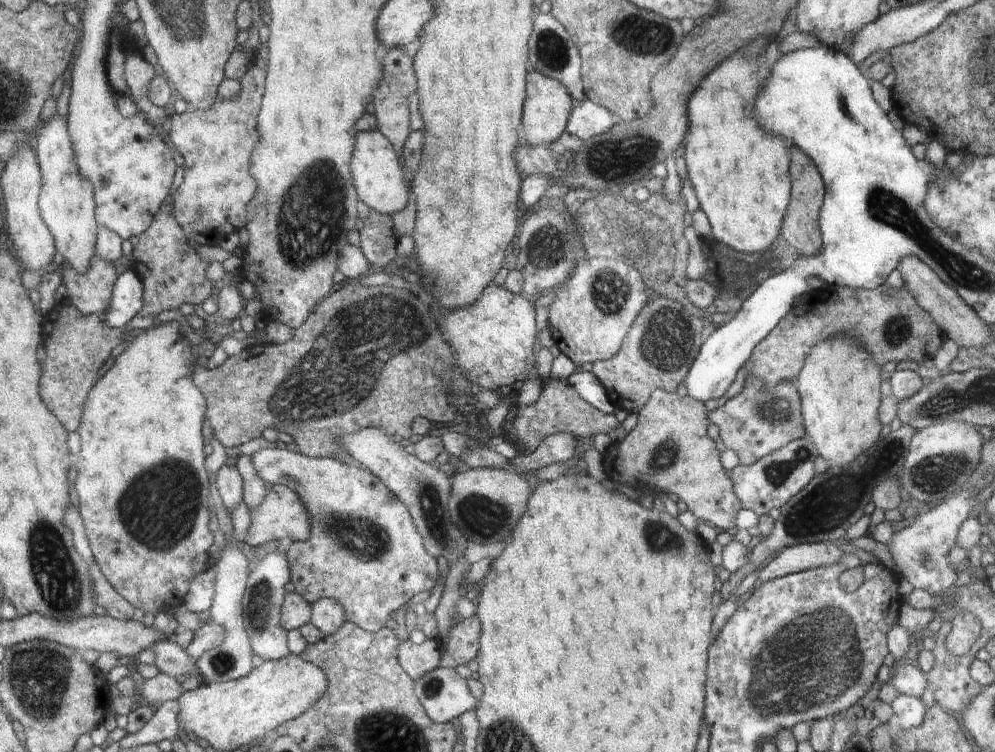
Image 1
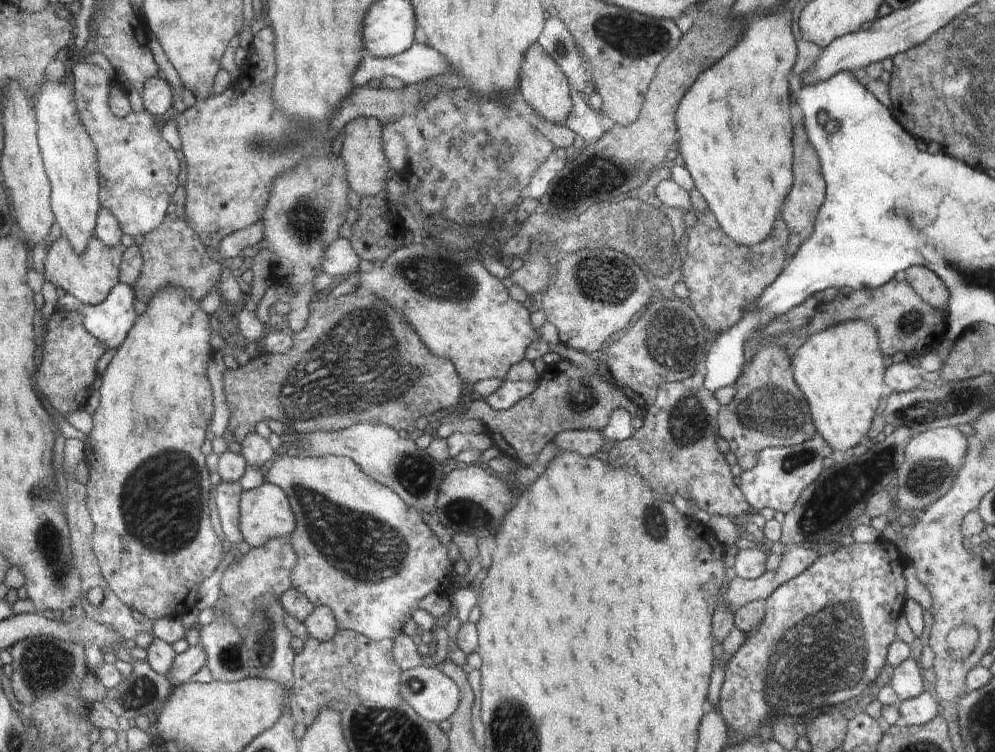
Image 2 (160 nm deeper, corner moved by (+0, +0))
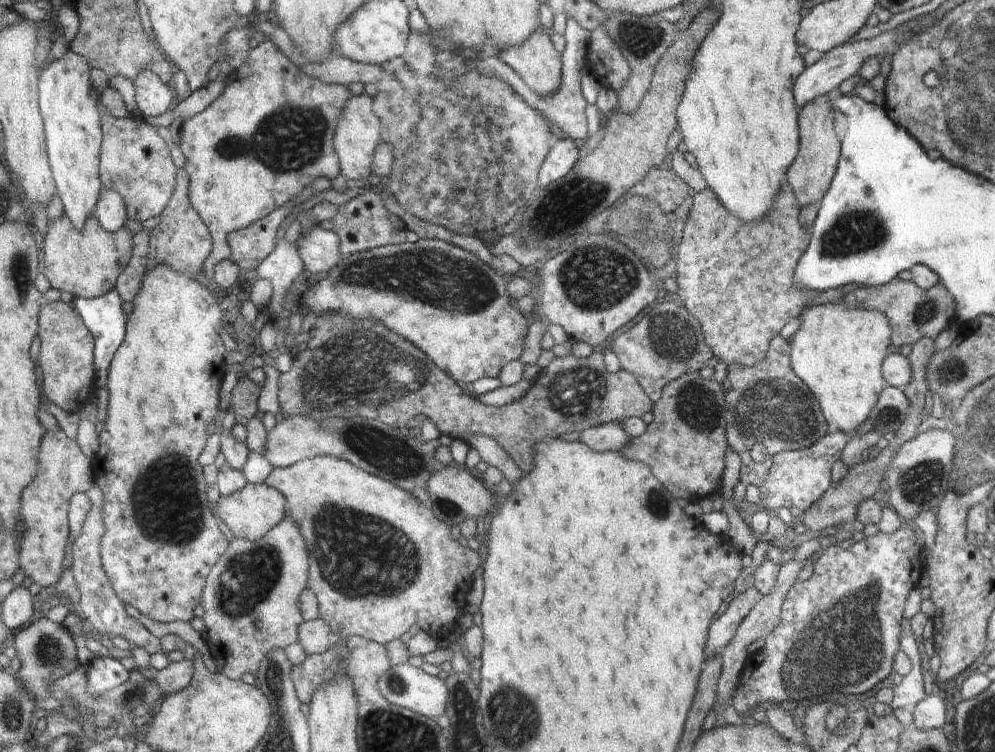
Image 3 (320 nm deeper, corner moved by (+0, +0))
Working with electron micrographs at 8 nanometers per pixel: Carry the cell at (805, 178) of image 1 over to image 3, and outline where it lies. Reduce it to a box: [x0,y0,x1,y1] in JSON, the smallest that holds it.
[786,95,840,208]

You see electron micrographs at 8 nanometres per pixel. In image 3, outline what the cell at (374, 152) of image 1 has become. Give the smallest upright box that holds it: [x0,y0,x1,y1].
[334,91,382,181]

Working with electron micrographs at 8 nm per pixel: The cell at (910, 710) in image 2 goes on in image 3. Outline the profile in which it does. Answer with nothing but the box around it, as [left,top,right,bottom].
[912,694,948,731]

